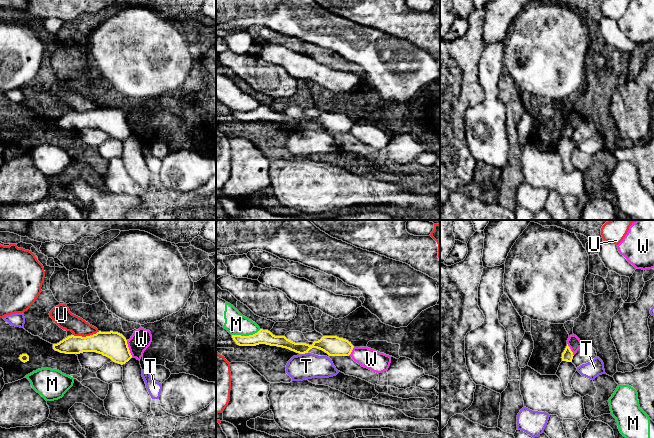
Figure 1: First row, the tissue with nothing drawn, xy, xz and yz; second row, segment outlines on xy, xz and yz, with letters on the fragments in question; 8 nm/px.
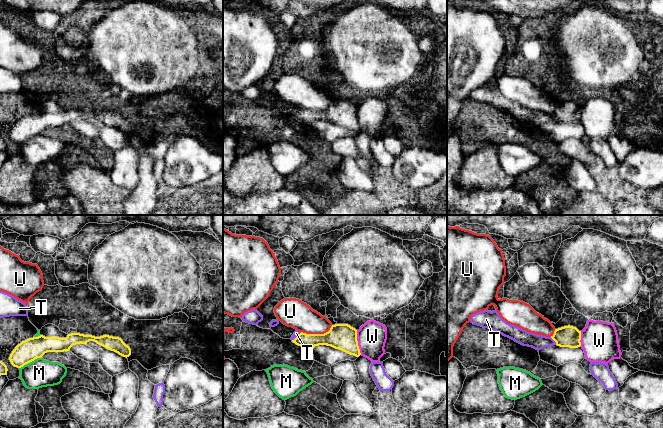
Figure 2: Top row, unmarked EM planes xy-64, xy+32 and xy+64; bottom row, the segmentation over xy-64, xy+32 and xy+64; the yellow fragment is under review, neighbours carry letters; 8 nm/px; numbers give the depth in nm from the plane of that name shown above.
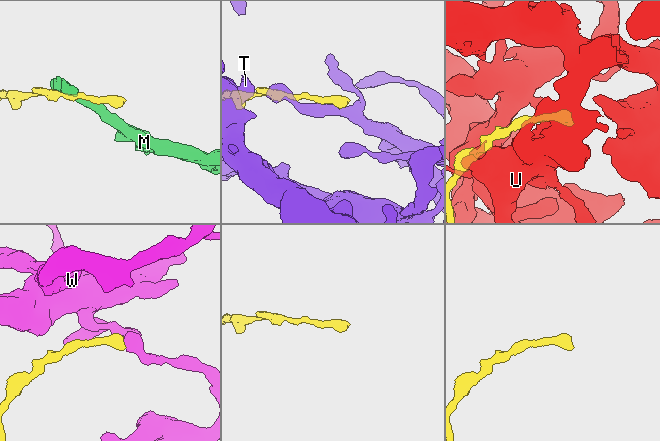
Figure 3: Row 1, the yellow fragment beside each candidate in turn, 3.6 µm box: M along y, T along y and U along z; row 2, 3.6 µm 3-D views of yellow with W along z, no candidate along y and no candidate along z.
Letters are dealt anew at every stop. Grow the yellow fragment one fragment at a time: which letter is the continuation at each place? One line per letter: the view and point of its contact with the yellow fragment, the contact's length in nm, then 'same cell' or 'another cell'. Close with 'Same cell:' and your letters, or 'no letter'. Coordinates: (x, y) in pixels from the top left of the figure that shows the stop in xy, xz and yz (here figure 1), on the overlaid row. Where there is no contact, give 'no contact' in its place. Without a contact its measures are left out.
M: contact xz (246, 336); length 240 nm; another cell
T: contact xz (304, 353); length 60 nm; another cell
U: contact xy (86, 336); length 220 nm; another cell
W: contact xy (128, 348); length 140 nm; another cell
Same cell: no letter

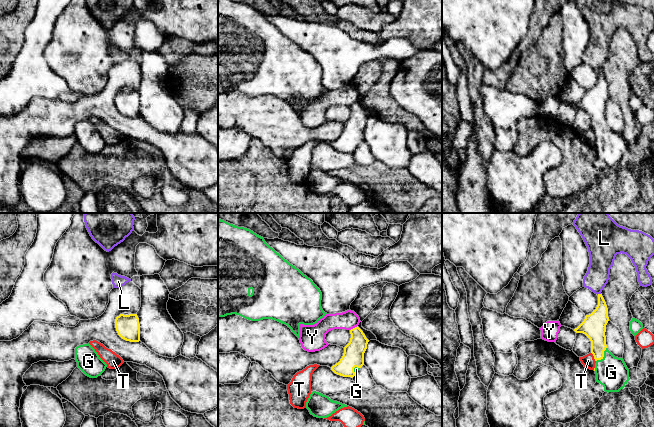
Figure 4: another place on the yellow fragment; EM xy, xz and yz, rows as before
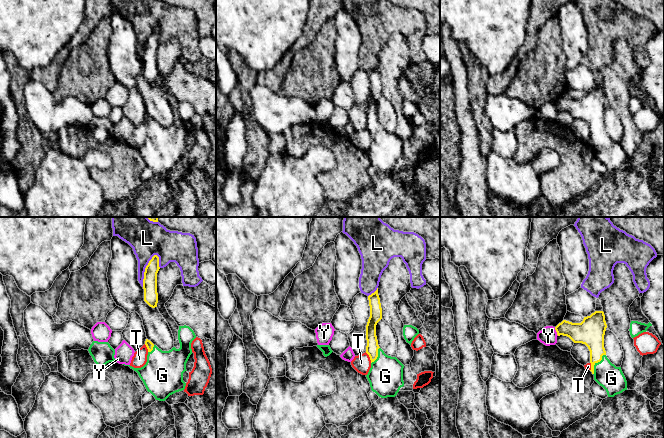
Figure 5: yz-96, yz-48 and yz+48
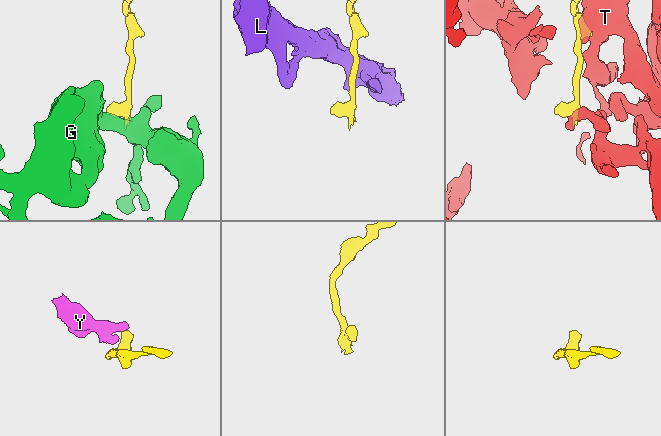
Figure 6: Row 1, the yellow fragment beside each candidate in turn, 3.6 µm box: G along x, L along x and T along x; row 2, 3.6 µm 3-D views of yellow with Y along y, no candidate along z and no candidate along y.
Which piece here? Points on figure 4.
G: contact yz (603, 355); length 150 nm; same cell
L: contact yz (598, 294); length 30 nm; another cell
T: contact yz (594, 357); length 90 nm; another cell
Y: contact xz (353, 328); length 80 nm; another cell
Same cell: G

